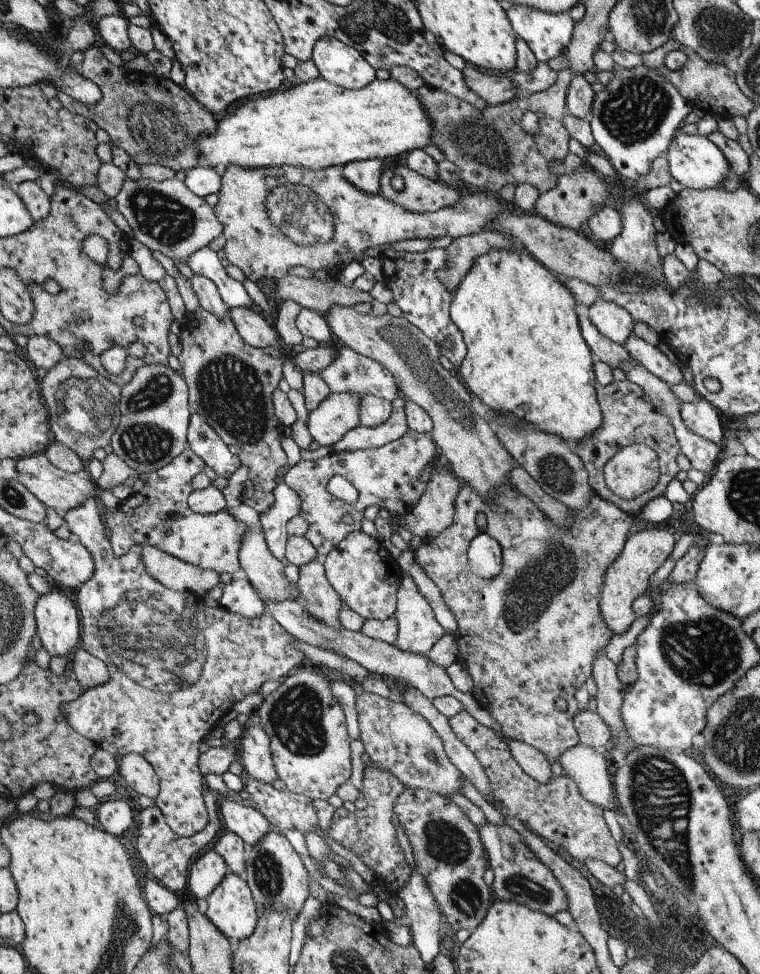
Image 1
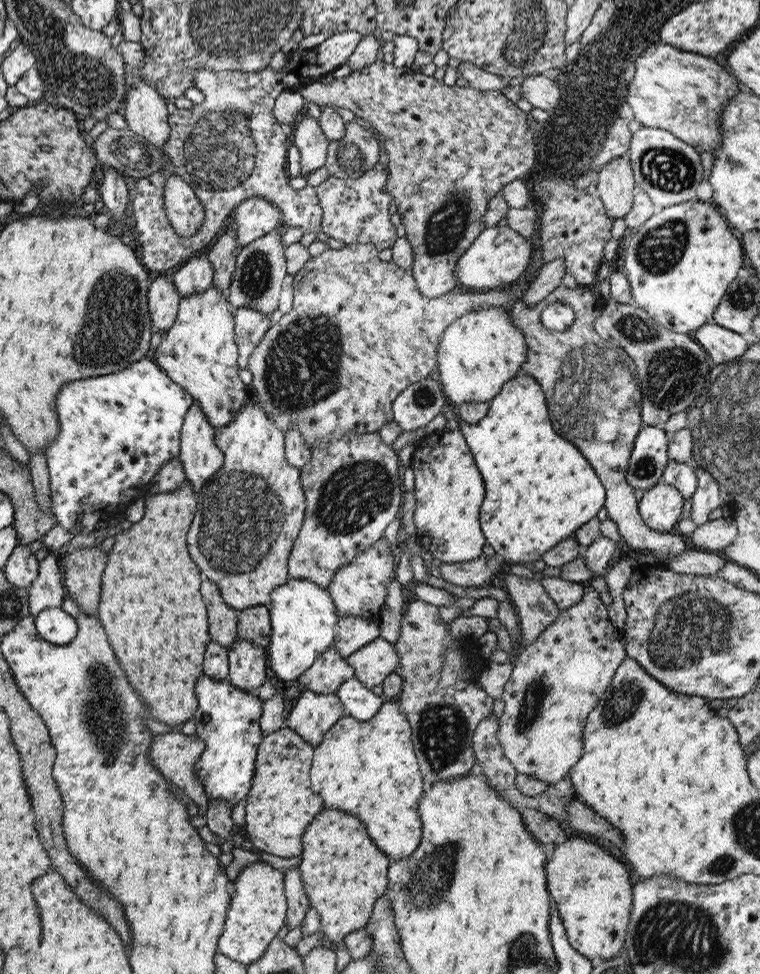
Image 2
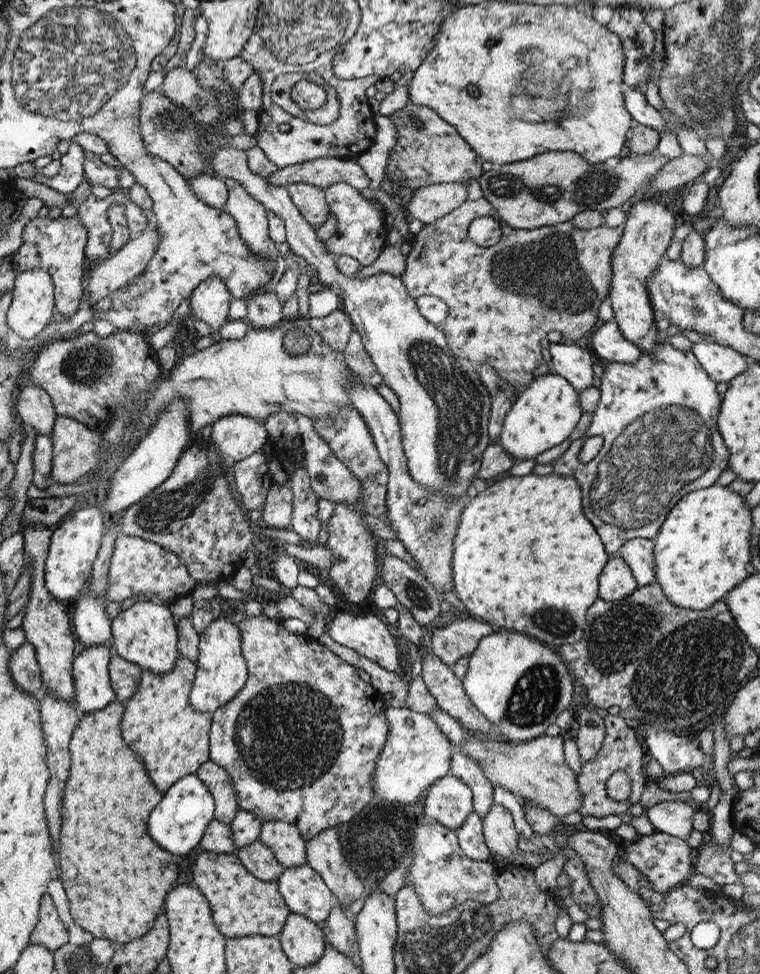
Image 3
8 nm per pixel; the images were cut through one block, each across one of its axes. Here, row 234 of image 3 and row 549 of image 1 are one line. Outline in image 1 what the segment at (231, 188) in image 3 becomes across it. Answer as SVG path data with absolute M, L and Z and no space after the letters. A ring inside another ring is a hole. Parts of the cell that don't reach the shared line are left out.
M241 503L235 508L224 510L226 513L232 514L233 518L244 522L248 529L245 531L244 537L241 539L240 549L238 550L238 565L245 572L248 583L255 589L257 596L262 601L273 601L280 603L281 601L293 601L298 596L296 583L290 583L284 573L284 566L277 557L274 557L267 548L264 534L259 522L258 512L251 507Z

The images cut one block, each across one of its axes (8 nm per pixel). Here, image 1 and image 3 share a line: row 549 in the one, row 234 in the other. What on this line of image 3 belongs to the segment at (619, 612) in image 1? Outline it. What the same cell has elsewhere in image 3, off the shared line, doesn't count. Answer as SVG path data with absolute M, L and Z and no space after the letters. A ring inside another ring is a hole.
M642 198L629 208L624 220L621 238L611 252L611 280L608 299L611 301L613 319L621 336L637 346L642 354L651 354L655 344L657 315L653 310L647 291L647 276L657 268L661 256L671 242L673 234L673 216L657 202L657 198Z

